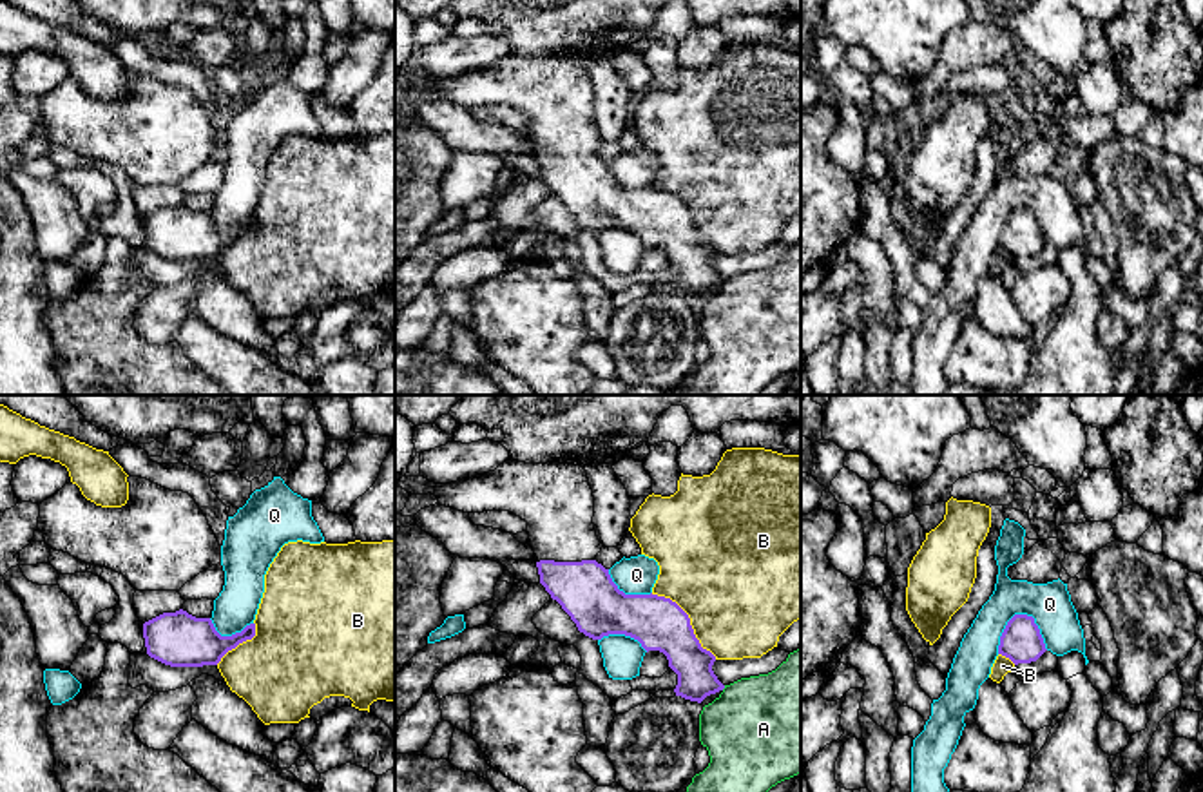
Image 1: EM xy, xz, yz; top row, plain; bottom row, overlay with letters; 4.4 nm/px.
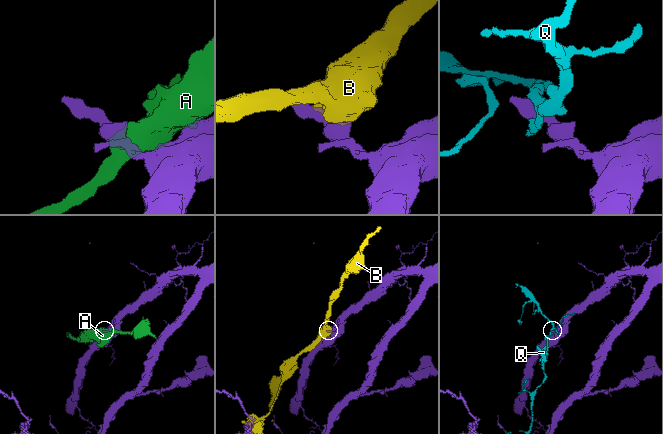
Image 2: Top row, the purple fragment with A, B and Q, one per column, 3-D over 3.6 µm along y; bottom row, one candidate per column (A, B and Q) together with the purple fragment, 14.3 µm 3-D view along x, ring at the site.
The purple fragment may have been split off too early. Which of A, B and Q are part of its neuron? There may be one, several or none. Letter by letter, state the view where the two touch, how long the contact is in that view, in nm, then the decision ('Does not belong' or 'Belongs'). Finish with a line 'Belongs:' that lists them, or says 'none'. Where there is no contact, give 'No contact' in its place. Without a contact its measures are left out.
A: Touches purple in xz. Shared border 30 nm. Does not belong
B: Touches purple in xz. Shared border 420 nm. Does not belong
Q: Touches purple in yz. Shared border 240 nm. Does not belong
Belongs: none

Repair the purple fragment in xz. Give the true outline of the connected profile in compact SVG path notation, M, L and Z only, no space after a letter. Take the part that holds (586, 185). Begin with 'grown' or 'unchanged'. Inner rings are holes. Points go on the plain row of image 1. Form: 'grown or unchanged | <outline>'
grown | M507 53L495 65L462 72L451 78L435 78L424 71L395 74L409 89L435 89L440 100L464 105L509 105L527 116L529 140L536 149L540 178L576 217L578 225L592 234L609 228L625 228L649 245L667 250L678 268L676 290L701 297L707 290L725 283L712 265L716 250L703 243L694 228L688 208L670 192L658 188L625 188L612 176L609 163L594 152L603 138L598 134L592 111L594 91L587 67L574 58L525 58Z

